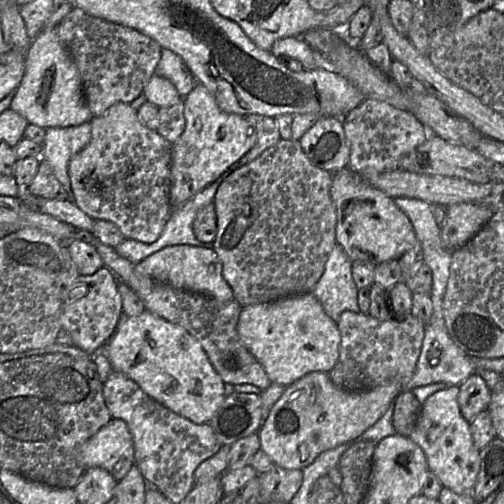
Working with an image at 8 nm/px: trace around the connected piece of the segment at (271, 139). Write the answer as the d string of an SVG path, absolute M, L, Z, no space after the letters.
M260 114L244 116L256 130L256 143L237 163L228 168L229 174L258 158L265 150L274 146L281 139L277 122L273 117Z

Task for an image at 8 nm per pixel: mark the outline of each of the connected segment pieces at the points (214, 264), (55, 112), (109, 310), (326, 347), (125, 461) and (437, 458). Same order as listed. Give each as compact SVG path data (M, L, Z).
M172 245L162 248L135 265L139 275L174 288L196 292L220 302L234 300L232 288L223 277L223 266L213 249L191 245Z
M57 26L51 29L43 29L32 40L30 47L26 51L24 76L14 93L15 95L11 101L10 108L25 117L28 123L43 128L77 126L84 122L89 122L93 118L84 98L78 68L66 47L59 39Z
M105 266L92 275L80 274L62 304L60 314L62 330L70 335L73 346L90 355L103 352L105 344L120 322L123 307L117 282L115 274Z
M311 292L243 307L237 332L241 342L260 362L273 384L287 387L311 372L329 373L339 359L341 334L338 325L325 313L321 303Z
M112 419L80 446L77 461L86 469L103 468L121 481L135 465L134 443L127 424Z
M459 386L447 388L432 394L421 405L418 422L409 436L424 451L430 471L434 473L442 486L461 495L473 495L478 473L480 470L480 450L475 446L471 433L470 423L463 417L459 403Z

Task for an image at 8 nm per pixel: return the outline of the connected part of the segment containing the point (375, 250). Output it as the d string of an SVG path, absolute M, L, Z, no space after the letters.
M344 167L332 176L331 198L336 208L336 242L352 262L370 261L375 264L398 260L405 252L419 243L408 216L394 202L394 198L370 185L358 172Z

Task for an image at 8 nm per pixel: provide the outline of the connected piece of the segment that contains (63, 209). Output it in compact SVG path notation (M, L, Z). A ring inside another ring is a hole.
M38 200L38 210L82 230L92 231L95 219L83 212L73 200Z

